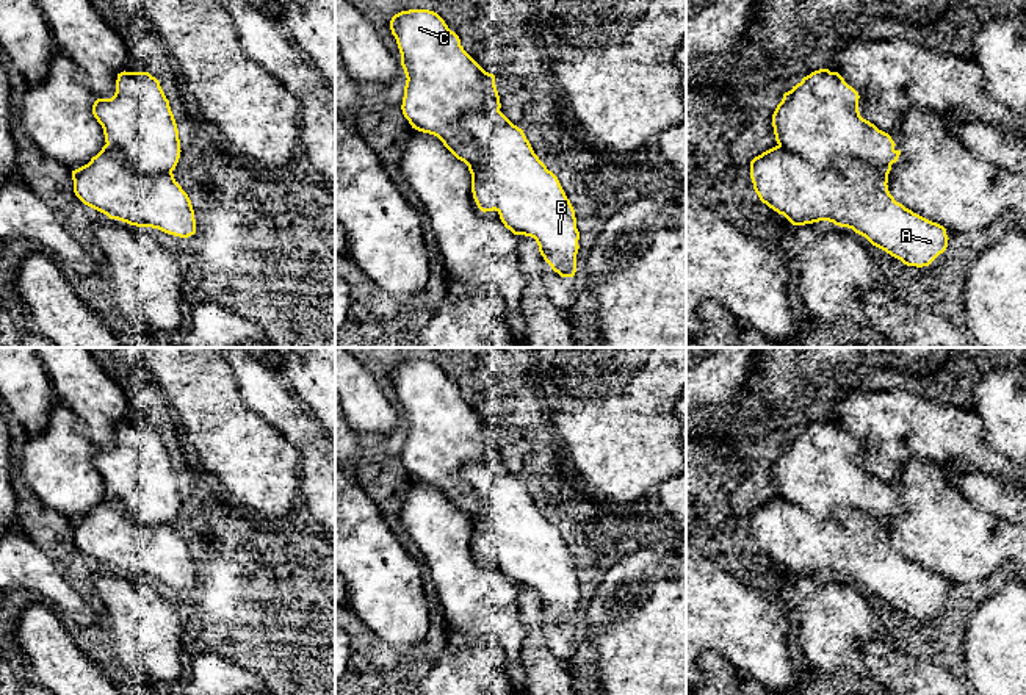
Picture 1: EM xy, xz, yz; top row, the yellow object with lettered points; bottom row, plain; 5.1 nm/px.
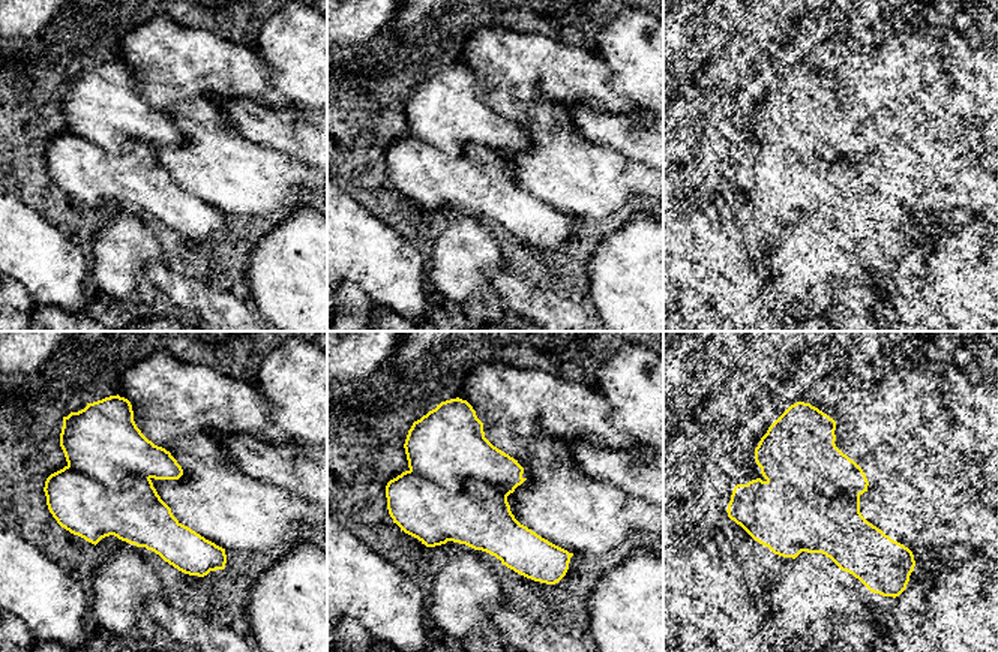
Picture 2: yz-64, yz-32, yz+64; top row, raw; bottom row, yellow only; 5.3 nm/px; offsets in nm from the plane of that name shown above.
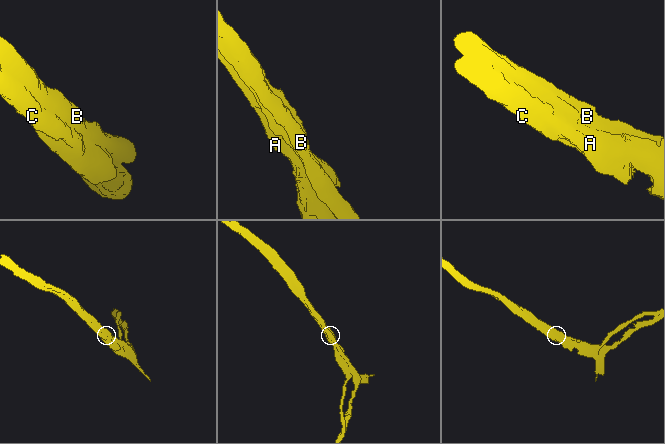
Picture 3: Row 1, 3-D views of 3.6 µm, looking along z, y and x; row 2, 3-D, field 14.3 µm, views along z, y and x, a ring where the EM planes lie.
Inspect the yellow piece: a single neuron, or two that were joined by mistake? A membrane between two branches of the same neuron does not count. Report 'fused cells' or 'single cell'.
fused cells

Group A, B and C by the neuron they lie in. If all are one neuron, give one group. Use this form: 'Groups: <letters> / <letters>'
Groups: A C / B

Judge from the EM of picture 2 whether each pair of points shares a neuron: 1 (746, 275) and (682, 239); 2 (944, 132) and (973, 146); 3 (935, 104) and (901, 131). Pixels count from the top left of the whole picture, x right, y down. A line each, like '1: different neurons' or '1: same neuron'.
1: same neuron
2: same neuron
3: different neurons

